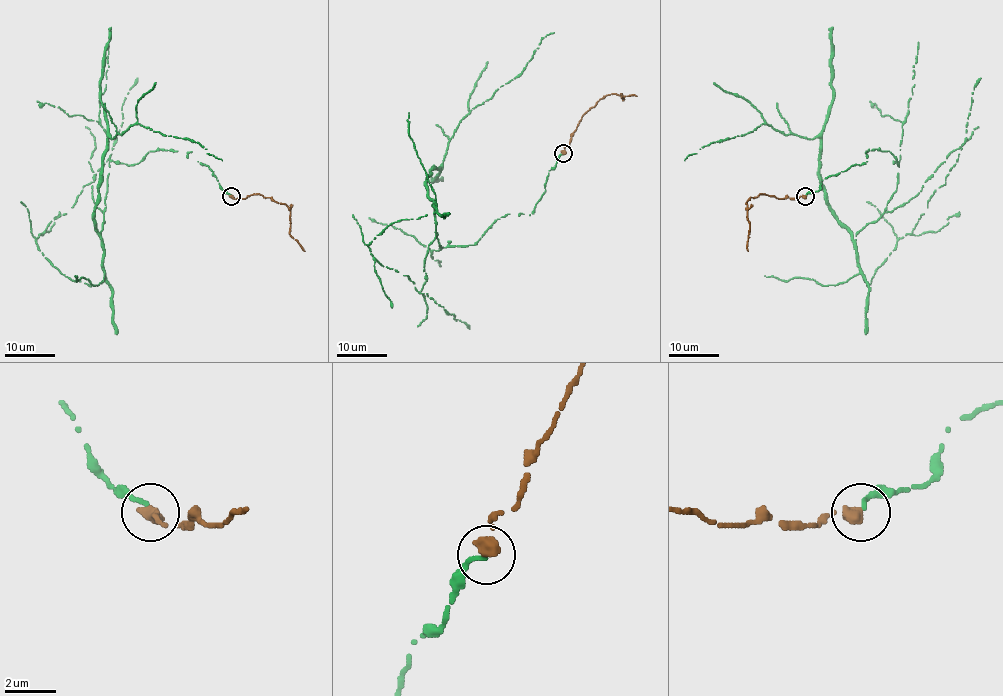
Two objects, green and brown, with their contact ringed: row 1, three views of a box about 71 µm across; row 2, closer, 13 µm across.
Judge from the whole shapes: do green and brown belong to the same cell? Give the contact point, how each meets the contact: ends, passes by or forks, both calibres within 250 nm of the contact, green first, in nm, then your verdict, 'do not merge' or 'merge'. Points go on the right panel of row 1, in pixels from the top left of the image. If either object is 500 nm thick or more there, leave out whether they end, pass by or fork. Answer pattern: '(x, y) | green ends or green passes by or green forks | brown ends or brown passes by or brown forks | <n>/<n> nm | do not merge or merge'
(805, 196) | green ends | brown ends | 170/480 nm | merge

